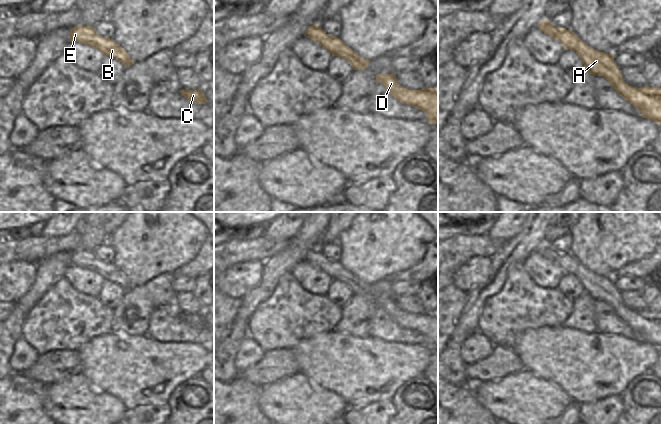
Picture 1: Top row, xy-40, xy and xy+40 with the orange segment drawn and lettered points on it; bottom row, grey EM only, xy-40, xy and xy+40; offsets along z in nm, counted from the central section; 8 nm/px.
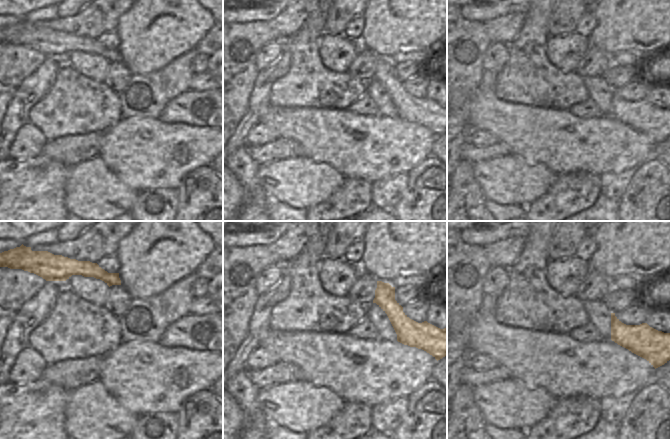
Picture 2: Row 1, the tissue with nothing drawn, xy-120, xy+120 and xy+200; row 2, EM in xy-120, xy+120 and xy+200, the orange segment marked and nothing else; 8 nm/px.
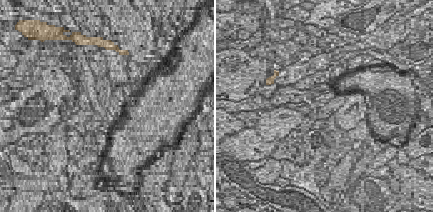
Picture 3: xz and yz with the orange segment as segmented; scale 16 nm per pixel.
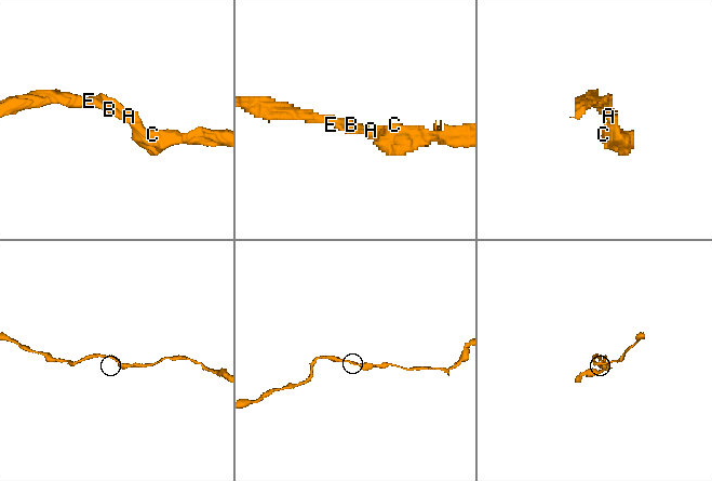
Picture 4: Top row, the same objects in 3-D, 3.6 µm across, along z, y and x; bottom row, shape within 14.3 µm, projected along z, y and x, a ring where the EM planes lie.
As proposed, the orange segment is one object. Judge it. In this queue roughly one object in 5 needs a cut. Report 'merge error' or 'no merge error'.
no merge error

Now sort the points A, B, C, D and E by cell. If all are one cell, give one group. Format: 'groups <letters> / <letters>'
groups A B C D E

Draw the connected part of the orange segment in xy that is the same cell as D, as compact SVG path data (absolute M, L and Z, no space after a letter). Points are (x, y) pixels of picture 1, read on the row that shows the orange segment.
M377 74L376 82L383 84L399 102L425 112L429 123L433 125L438 123L438 90L436 88L409 90L398 83L396 74Z

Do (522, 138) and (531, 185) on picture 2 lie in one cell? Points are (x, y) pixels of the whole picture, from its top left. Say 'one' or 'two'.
two

